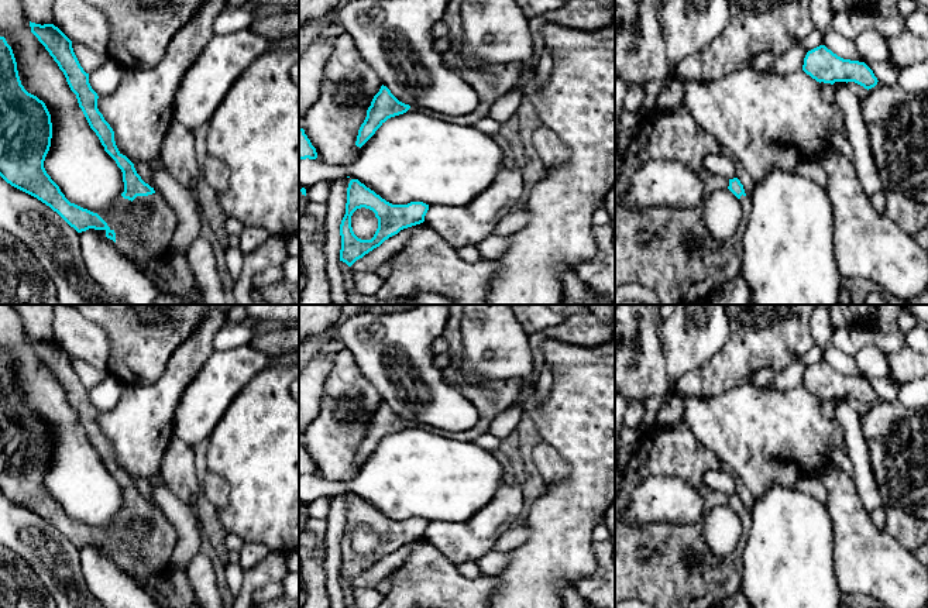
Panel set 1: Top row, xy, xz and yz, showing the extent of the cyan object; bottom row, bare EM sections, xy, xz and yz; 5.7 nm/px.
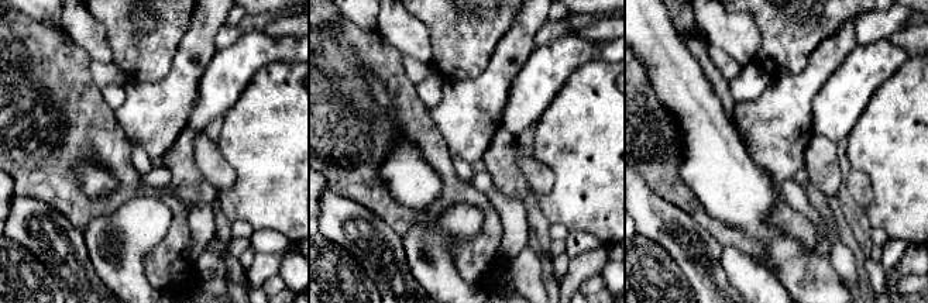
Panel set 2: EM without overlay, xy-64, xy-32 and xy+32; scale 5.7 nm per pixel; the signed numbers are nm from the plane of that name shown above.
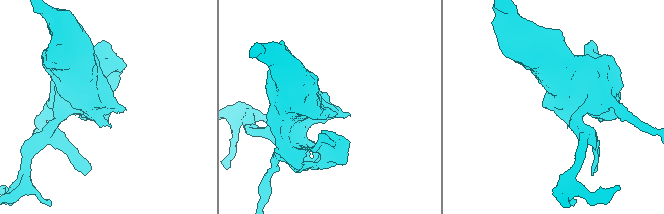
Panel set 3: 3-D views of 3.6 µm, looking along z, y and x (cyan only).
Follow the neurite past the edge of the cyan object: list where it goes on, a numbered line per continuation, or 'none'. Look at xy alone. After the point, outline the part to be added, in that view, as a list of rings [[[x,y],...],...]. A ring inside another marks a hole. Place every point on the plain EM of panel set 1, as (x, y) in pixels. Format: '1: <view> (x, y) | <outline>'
1: xy (140, 556) | [[[162,509],[137,512],[133,518],[118,512],[107,528],[97,529],[116,549],[116,563],[141,587],[148,576],[171,566],[178,535],[172,522]],[[141,519],[148,523],[149,532],[135,535],[131,522]]]

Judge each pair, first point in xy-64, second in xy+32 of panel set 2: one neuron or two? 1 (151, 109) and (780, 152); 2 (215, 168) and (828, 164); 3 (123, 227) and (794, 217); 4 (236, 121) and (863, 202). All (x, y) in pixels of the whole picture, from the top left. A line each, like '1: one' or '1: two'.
1: one
2: two
3: two
4: two

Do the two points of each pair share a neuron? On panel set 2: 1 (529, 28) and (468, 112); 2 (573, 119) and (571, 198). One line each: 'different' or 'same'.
1: same
2: same

